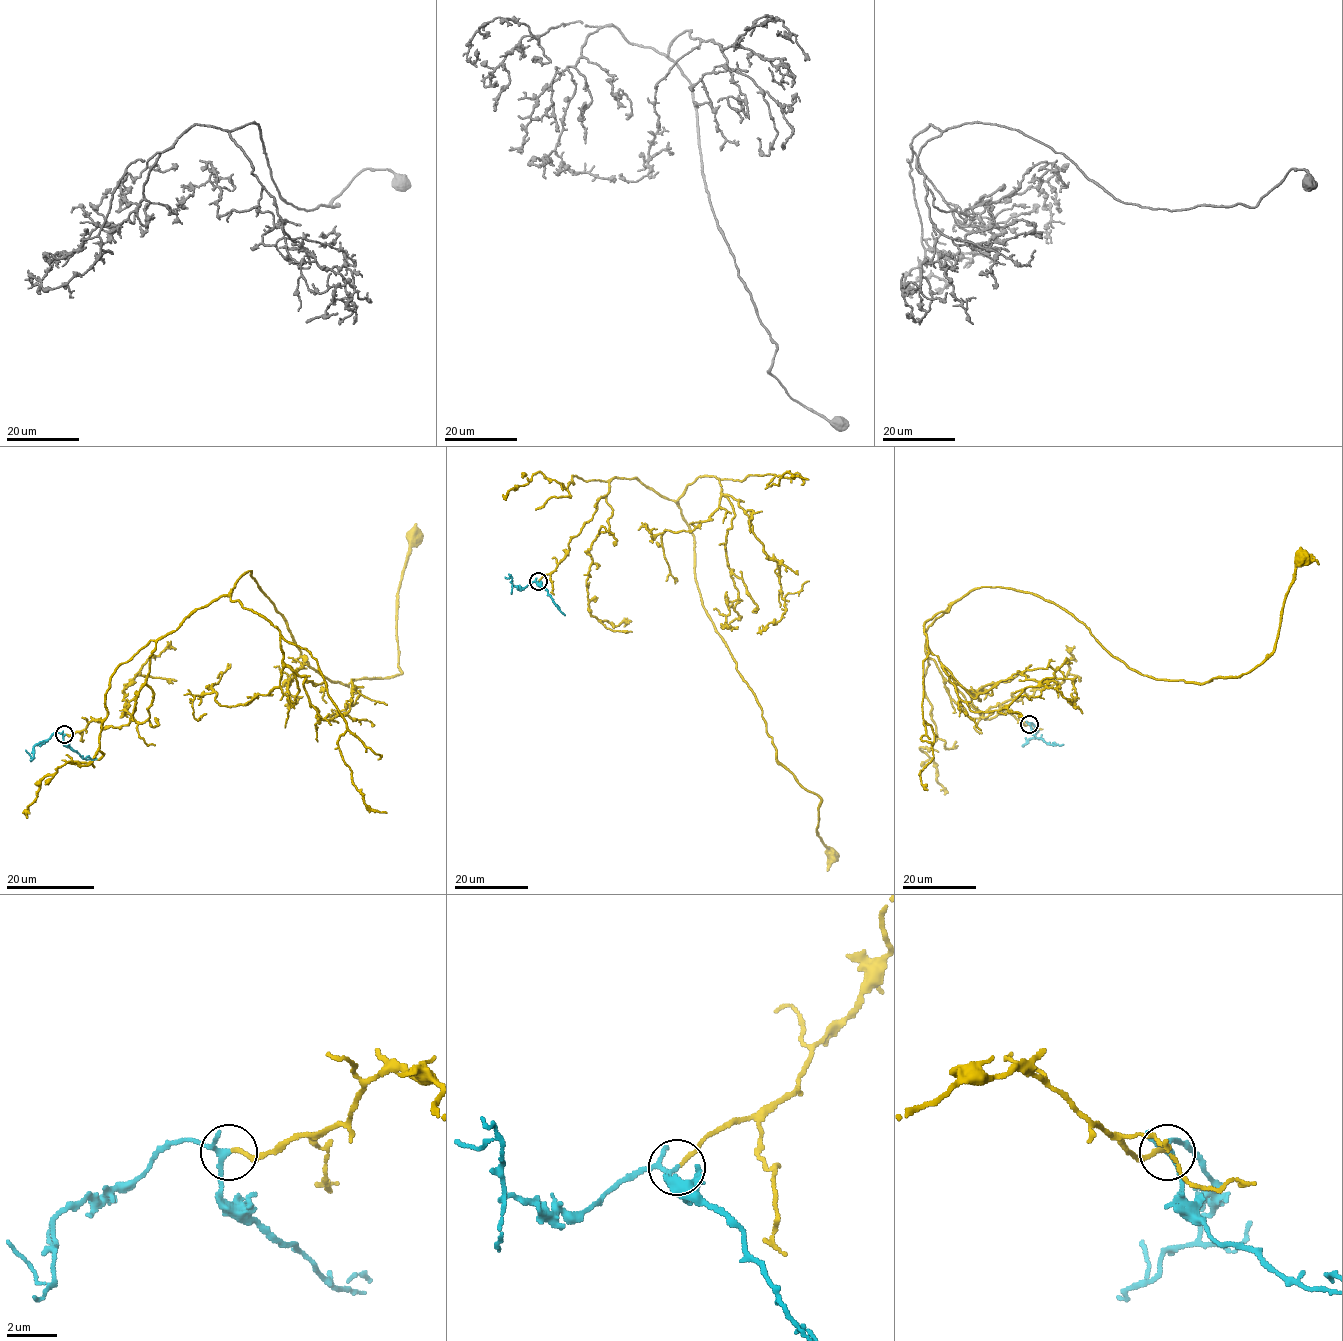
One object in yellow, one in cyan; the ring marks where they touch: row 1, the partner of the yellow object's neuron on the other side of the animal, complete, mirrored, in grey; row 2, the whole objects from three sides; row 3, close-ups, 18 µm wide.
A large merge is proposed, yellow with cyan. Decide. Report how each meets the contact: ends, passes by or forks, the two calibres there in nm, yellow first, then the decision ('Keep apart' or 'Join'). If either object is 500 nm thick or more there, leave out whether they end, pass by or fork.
At the ring yellow ends. At the ring cyan forks. Thickness 150 nm (yellow) against 130 nm. Join

